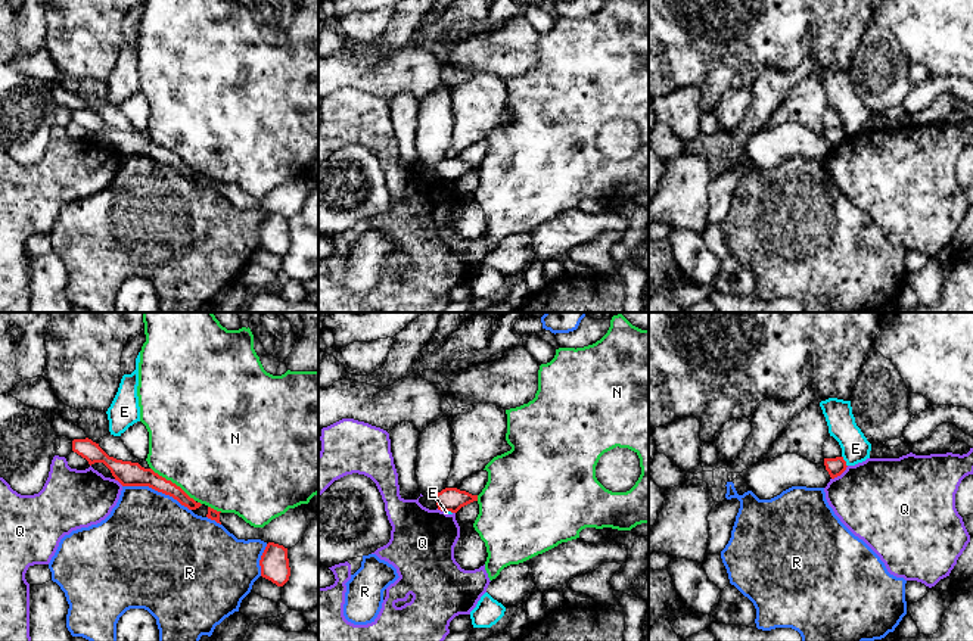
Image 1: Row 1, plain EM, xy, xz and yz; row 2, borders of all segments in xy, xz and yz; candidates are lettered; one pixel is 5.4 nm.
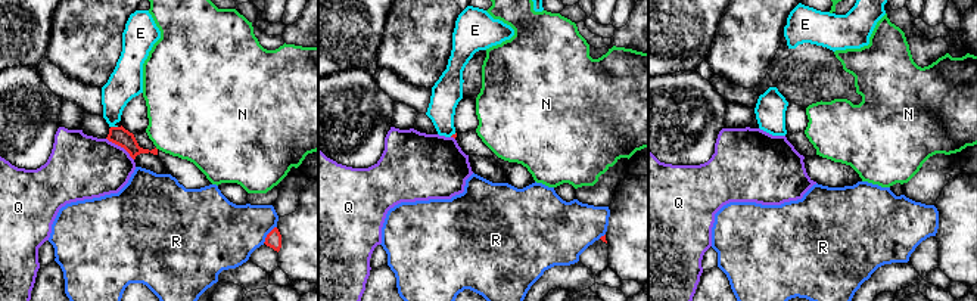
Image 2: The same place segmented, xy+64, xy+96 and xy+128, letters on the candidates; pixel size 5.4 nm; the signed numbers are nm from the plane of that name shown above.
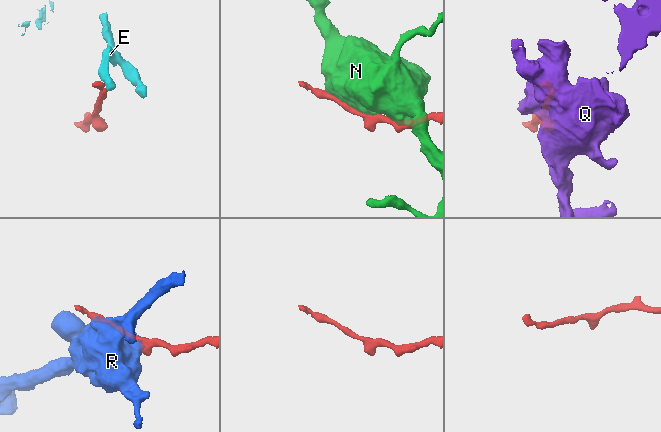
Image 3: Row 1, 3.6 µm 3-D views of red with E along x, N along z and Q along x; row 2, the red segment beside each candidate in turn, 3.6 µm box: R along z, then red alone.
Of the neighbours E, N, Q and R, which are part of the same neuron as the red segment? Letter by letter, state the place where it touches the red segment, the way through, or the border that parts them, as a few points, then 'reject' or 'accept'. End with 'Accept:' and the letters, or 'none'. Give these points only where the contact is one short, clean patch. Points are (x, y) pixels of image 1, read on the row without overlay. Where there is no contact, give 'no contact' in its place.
E: yz (845, 131) | along yz (842, 125), (846, 136) | reject
N: xy (171, 152) | reject
Q: yz (839, 145) | along yz (848, 136), (832, 149) | reject
R: xy (157, 159) | reject
Accept: none

